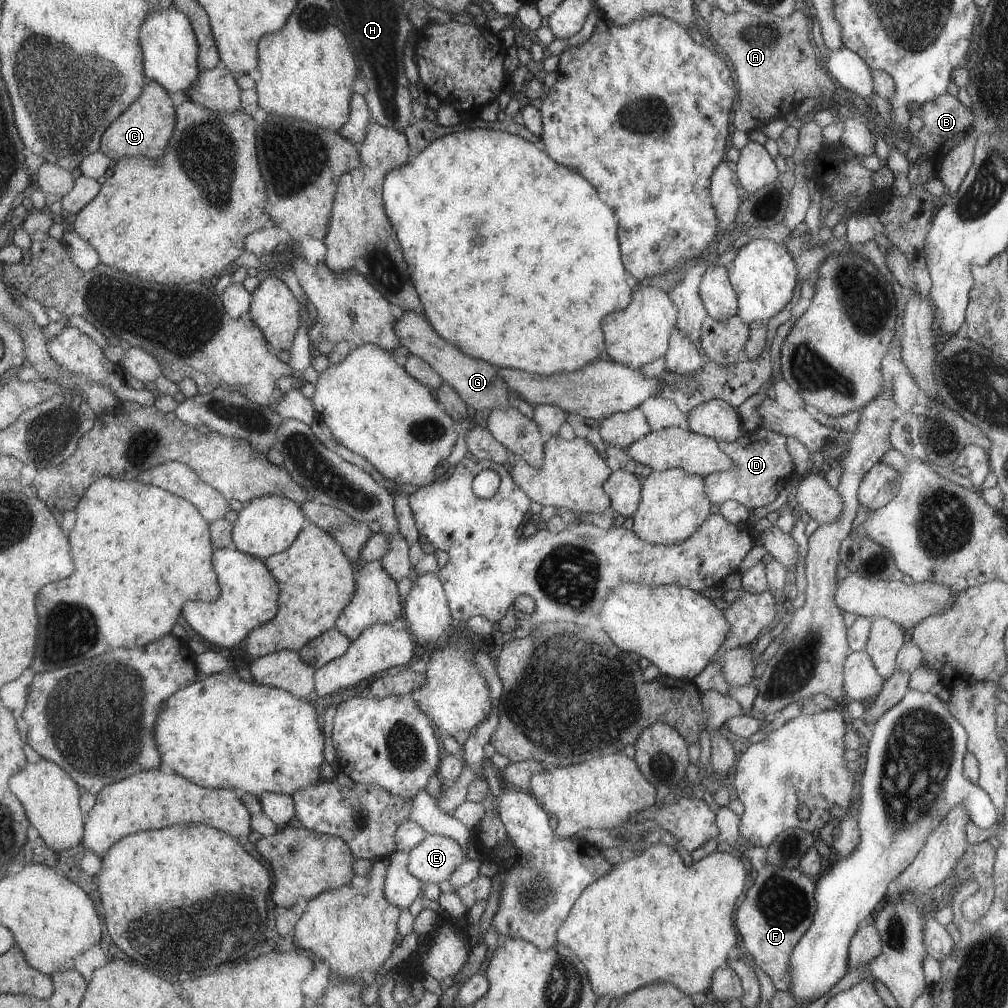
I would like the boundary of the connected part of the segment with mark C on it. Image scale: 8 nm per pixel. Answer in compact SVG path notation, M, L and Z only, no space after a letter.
M148 80L141 96L104 132L100 150L117 161L123 157L163 158L176 131L177 105L159 82Z

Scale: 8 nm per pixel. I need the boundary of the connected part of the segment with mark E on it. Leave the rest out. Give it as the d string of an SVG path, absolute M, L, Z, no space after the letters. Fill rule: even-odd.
M429 835L410 852L409 870L425 884L443 882L467 860L466 850L454 838Z

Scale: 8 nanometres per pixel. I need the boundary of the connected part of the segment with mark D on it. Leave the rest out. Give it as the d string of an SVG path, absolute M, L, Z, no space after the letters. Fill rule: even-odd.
M759 426L753 431L746 432L740 439L730 443L717 441L717 444L734 462L734 468L703 478L705 494L711 504L719 506L725 500L735 500L751 511L773 502L778 492L788 484L793 463L786 449L786 436Z

